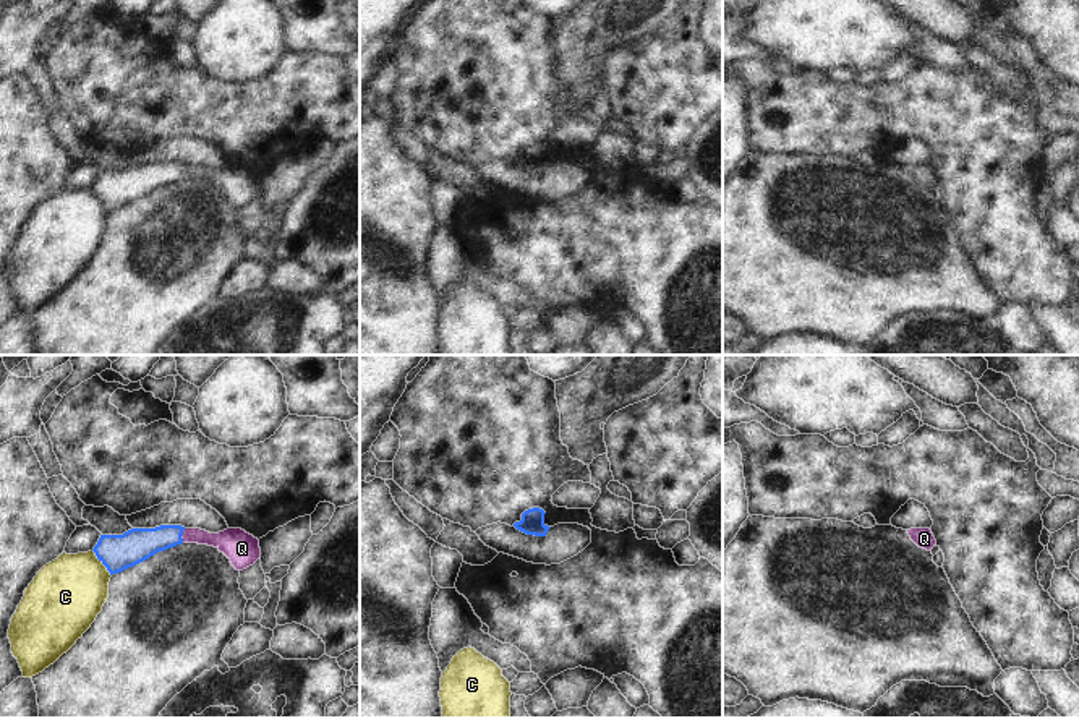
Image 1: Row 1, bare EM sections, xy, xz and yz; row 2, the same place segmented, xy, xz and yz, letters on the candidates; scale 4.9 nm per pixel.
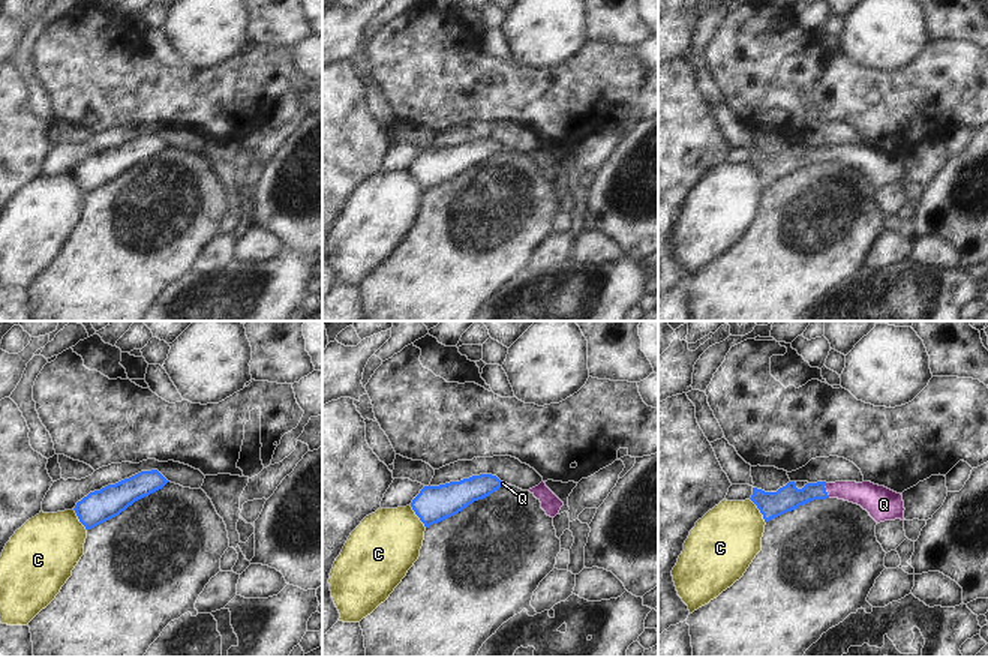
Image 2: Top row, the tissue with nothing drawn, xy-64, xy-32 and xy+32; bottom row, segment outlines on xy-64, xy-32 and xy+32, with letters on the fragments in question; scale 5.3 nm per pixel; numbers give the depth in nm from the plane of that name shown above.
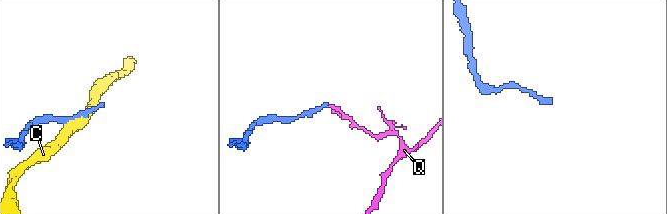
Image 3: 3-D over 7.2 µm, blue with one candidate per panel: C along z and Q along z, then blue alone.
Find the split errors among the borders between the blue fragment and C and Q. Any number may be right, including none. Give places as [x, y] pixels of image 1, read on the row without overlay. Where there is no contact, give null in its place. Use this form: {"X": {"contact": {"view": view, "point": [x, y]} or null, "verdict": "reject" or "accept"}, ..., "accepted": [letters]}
{"C": {"contact": {"view": "xy", "point": [102, 200]}, "verdict": "reject"}, "Q": {"contact": {"view": "xy", "point": [182, 170]}, "verdict": "accept"}, "accepted": ["Q"]}

